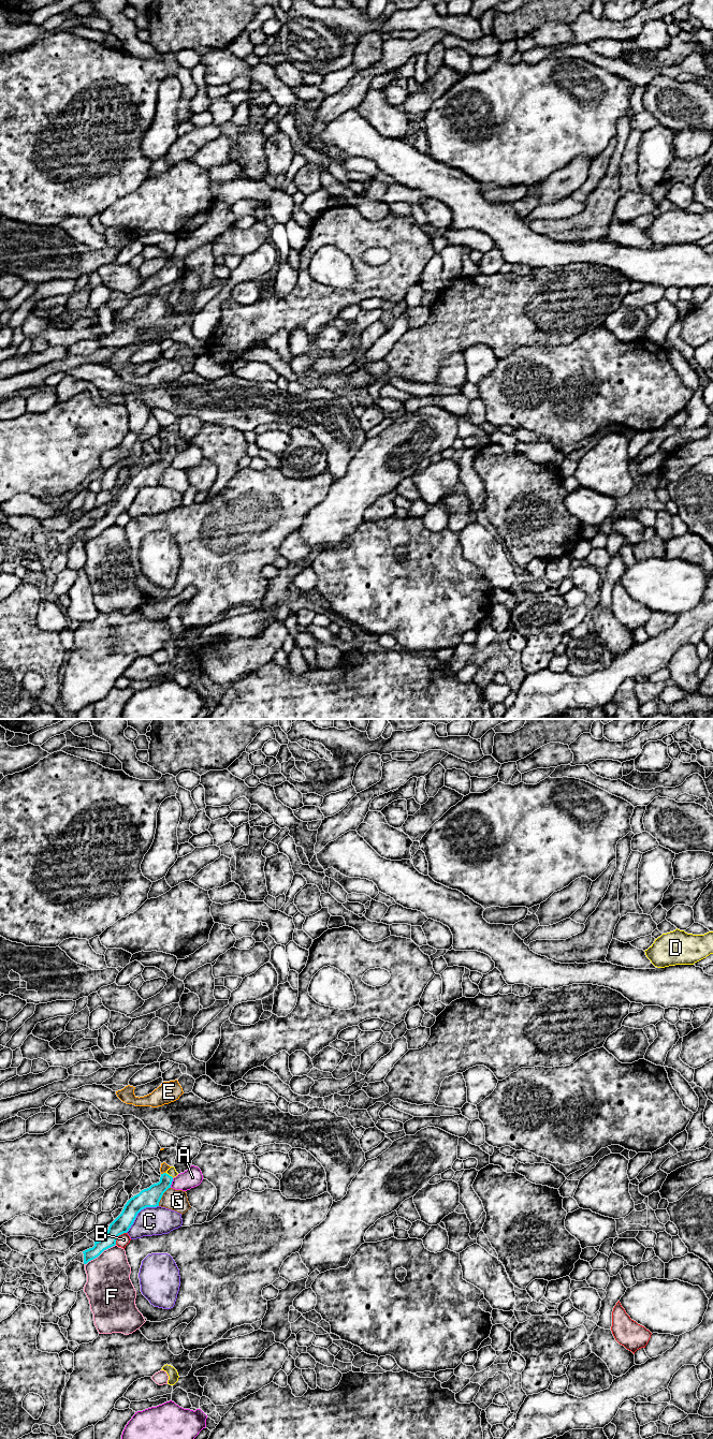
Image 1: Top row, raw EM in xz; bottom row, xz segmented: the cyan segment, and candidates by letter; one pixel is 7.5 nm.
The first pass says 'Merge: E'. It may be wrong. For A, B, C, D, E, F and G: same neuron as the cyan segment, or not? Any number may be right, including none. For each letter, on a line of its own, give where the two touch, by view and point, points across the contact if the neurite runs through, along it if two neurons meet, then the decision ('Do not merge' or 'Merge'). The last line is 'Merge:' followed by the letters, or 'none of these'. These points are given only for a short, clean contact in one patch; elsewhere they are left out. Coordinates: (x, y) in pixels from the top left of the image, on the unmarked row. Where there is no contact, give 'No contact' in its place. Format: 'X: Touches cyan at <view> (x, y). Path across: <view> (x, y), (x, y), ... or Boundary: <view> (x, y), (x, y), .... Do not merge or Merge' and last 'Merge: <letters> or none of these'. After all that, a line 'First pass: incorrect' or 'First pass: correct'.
A: Touches cyan at xz (171, 461). Boundary: xz (173, 457), (170, 466). Do not merge
B: Touches cyan at xz (118, 514). Boundary: xz (126, 511), (118, 515), (115, 523). Do not merge
C: Touches cyan at xz (139, 490). Boundary: xz (158, 484), (144, 486), (126, 511). Do not merge
D: Touches cyan at xz (169, 454). Boundary: xz (165, 452), (173, 456). Do not merge
E: Touches cyan at xz (163, 452). Path across: xz (148, 476), (163, 461), (163, 452), (164, 445). Merge
F: Touches cyan at xz (100, 532). Do not merge
G: Touches cyan at xz (161, 475). Boundary: xz (170, 466), (163, 472), (158, 484). Do not merge
Merge: E
First pass: correct

